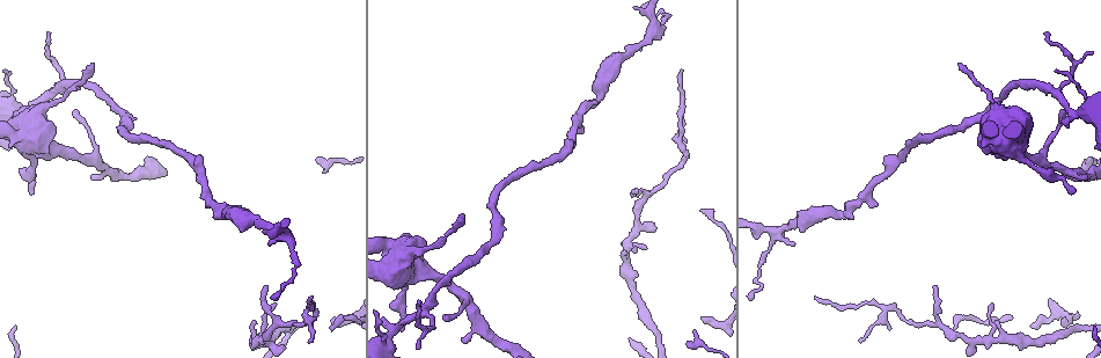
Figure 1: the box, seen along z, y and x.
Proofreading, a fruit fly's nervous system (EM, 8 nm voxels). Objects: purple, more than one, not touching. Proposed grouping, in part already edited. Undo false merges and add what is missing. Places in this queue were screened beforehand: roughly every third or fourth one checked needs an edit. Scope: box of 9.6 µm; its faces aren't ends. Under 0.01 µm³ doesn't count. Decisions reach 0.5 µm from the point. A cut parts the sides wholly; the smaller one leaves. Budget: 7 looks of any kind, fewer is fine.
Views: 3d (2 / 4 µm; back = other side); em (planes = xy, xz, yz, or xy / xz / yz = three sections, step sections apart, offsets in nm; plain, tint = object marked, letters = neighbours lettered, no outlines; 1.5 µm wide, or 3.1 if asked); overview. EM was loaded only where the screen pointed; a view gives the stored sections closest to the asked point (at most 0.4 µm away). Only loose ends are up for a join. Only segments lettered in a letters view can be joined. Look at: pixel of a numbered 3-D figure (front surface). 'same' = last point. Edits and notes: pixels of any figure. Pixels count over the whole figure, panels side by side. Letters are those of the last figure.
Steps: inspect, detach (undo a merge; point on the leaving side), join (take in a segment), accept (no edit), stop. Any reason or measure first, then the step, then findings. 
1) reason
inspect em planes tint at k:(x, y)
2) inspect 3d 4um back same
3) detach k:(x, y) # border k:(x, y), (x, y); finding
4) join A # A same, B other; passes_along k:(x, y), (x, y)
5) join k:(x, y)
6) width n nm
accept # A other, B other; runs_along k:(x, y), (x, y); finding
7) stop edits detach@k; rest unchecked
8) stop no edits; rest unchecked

tapers out
inspect em yz step 8 letters at 1:(1060, 109)

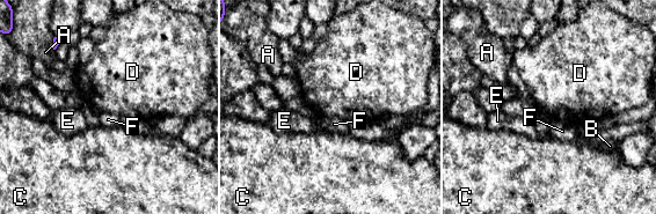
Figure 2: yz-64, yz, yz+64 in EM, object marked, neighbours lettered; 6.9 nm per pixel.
inspect em planes letters same

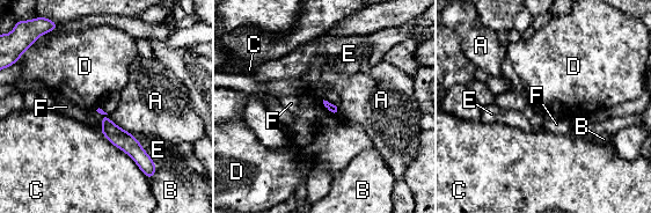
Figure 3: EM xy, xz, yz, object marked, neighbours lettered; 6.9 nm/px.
longest_contact C 420 nm
accept # A other, B other, C other, D other, E other, F other; border 3:(322, 100), (330, 111), (338, 115); none of them fits

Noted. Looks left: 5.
free end
inspect em planes letters at 1:(960, 65)

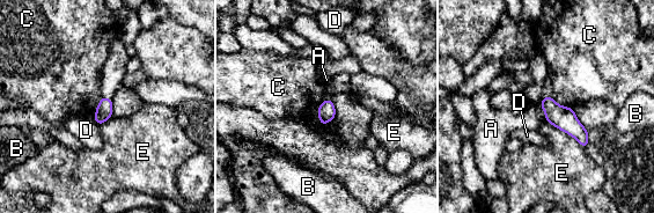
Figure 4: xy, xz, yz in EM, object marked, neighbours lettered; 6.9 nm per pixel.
accept # A other, B other, C other, D other, E other; border 4:(324, 100), (317, 111), (321, 125); no lettered segment goes on from it

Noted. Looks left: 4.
branch stops here
inspect 3d 4um at 1:(267, 285)

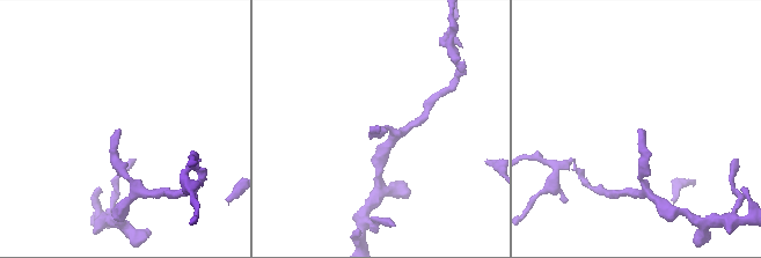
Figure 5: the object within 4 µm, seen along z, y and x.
shape alone is not enough
inspect em yz step 8 plain at 5:(377, 127)

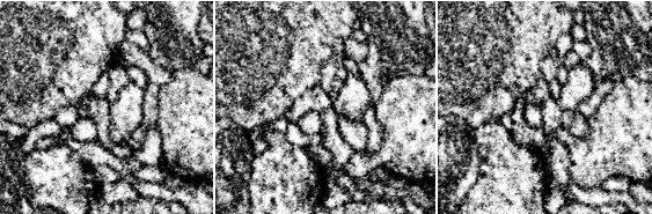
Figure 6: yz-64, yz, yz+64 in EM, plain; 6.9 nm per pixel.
inspect em yz step 8 letters same

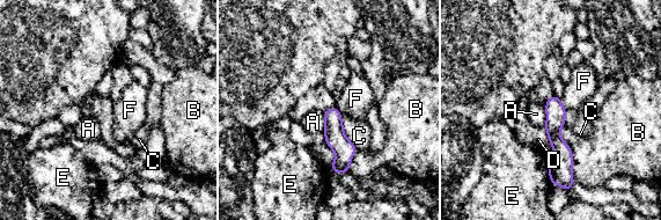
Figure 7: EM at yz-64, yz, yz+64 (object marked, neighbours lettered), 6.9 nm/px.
accept # A other, B other, C other, D other, E other, F other; none of them fits

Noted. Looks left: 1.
stop no edits; rest unchecked

